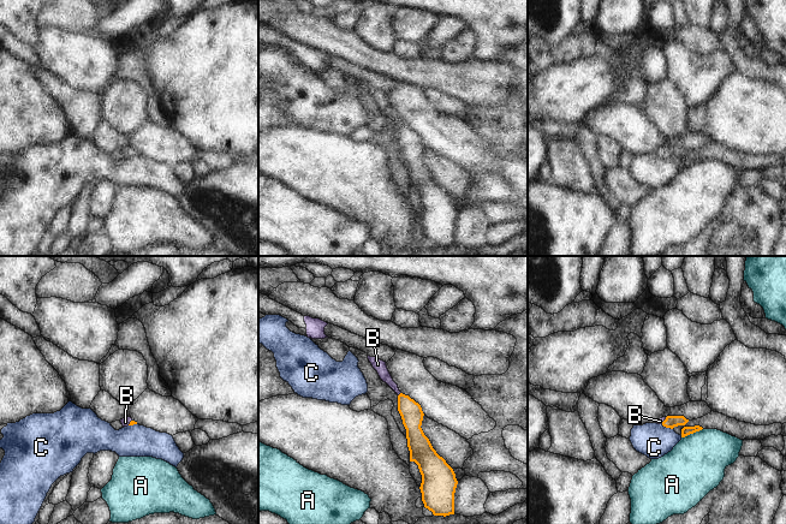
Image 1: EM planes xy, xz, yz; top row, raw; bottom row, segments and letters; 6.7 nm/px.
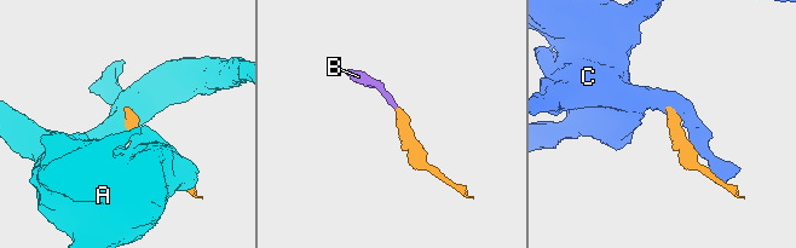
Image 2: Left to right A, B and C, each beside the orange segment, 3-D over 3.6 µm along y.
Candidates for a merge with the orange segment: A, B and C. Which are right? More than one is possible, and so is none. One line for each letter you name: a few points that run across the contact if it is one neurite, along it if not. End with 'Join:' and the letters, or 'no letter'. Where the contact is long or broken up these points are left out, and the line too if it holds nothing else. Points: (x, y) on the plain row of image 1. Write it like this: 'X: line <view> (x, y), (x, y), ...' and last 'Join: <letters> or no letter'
B: line xz (411, 143), (399, 125), (377, 95)
Join: B

